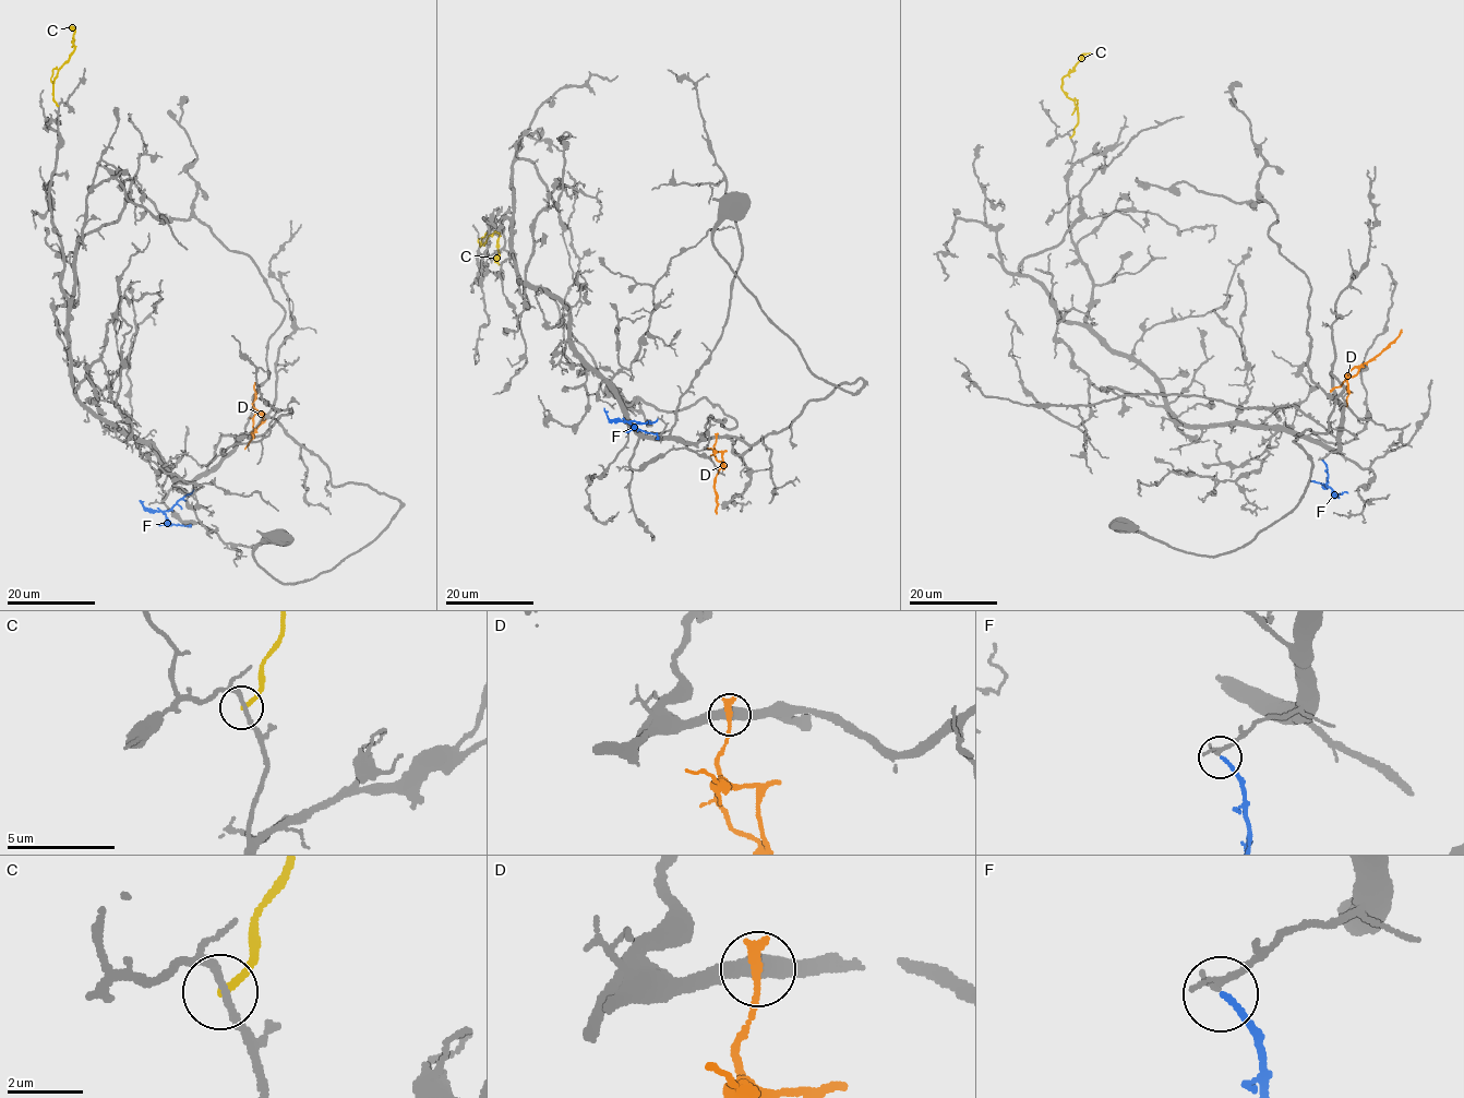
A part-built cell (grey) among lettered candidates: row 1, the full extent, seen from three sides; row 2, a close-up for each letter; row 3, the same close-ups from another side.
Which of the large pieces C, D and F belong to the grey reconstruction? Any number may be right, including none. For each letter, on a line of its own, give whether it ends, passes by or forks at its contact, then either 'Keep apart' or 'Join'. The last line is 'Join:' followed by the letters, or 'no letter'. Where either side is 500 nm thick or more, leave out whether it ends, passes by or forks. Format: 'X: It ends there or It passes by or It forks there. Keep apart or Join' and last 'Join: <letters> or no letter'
C: It ends there. Keep apart
D: It ends there. Keep apart
F: It ends there. Join
Join: F

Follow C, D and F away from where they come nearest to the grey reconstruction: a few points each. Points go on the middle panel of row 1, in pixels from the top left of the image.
C: (487, 233), (481, 245), (493, 233), (499, 233), (499, 264)
D: (717, 437), (714, 455), (722, 466), (715, 479), (716, 513)
F: (657, 418), (650, 424), (630, 422), (657, 433), (659, 439)

